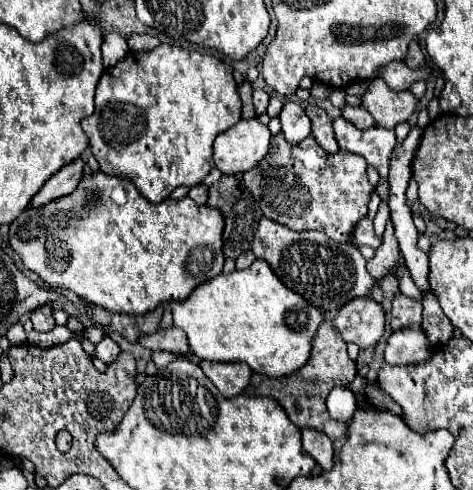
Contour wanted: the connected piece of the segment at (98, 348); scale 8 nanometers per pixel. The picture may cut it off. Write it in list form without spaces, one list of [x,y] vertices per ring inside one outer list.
[[[105,337],[101,343],[95,345],[95,357],[101,359],[103,363],[113,363],[115,357],[119,355],[119,345],[111,339],[111,337]]]

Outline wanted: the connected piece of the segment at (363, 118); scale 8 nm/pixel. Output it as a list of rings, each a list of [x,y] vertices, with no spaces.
[[[343,107],[343,117],[357,127],[373,127],[373,117],[363,107]]]

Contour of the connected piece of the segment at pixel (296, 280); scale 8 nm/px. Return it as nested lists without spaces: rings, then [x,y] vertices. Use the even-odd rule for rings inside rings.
[[[261,217],[251,249],[257,259],[265,259],[273,273],[295,293],[319,309],[339,309],[351,299],[367,297],[375,279],[365,269],[365,259],[355,243],[337,243],[323,231],[293,231],[277,221]]]

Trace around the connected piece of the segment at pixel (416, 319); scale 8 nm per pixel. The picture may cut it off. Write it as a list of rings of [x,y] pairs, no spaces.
[[[401,291],[395,293],[393,297],[393,311],[391,311],[391,327],[393,331],[401,329],[403,325],[409,325],[409,323],[421,323],[421,303],[403,295]]]

